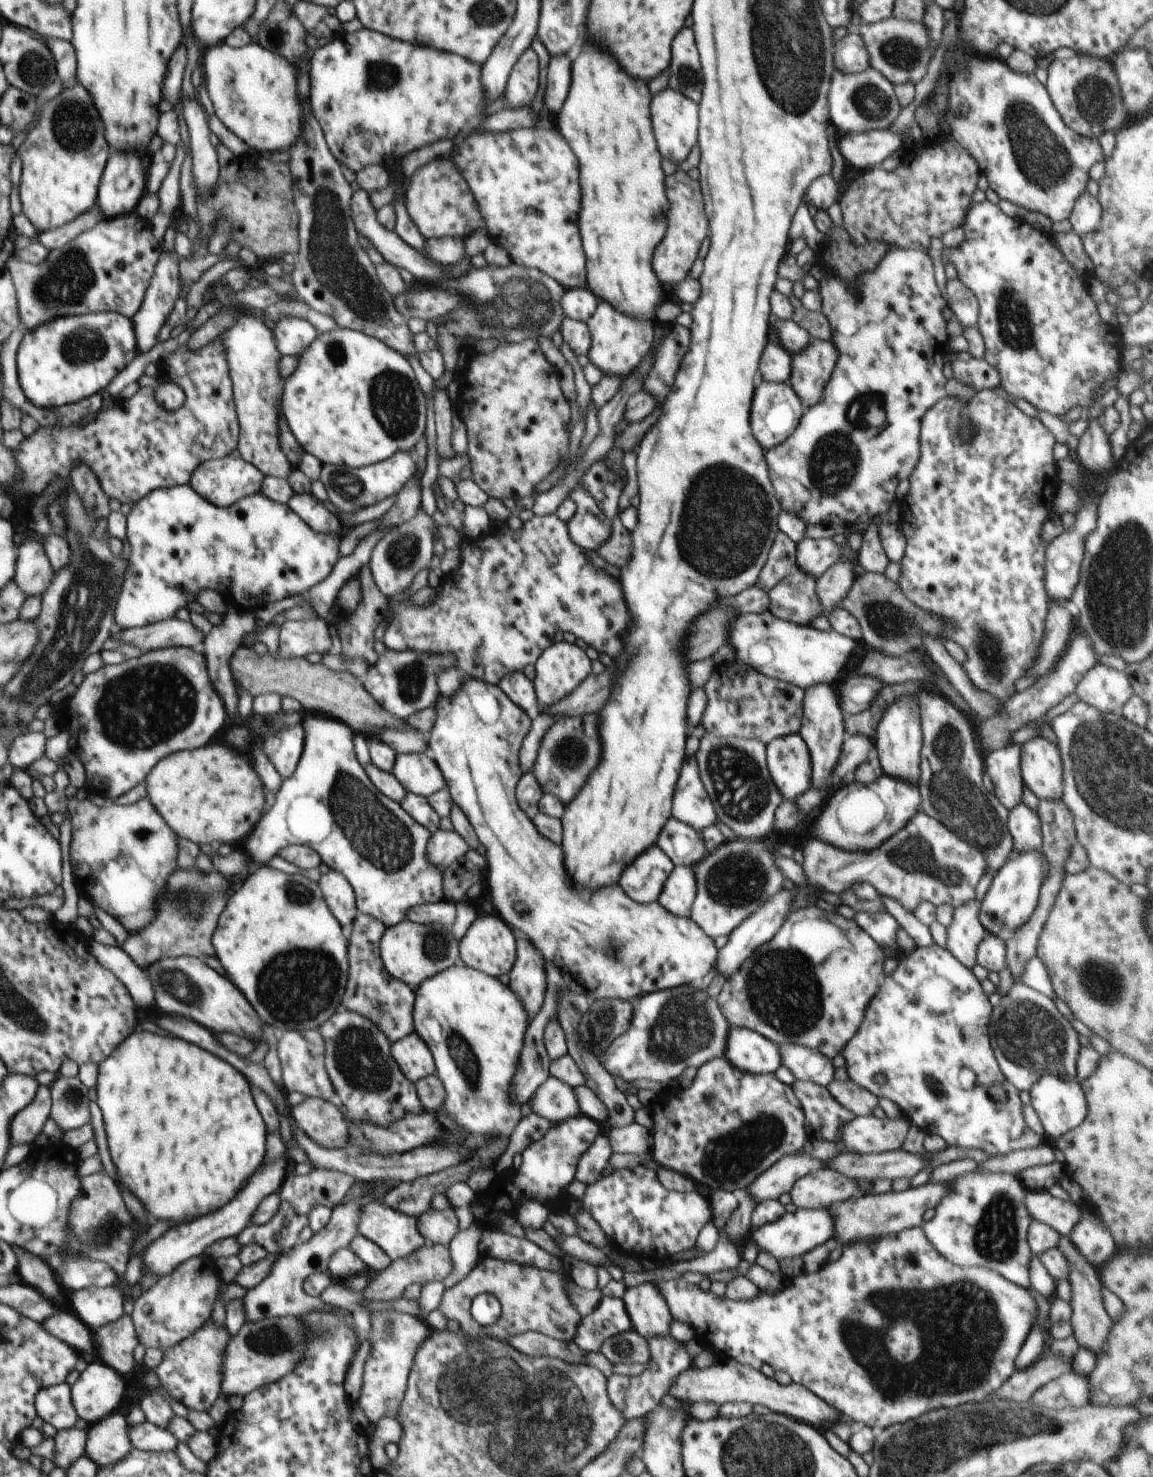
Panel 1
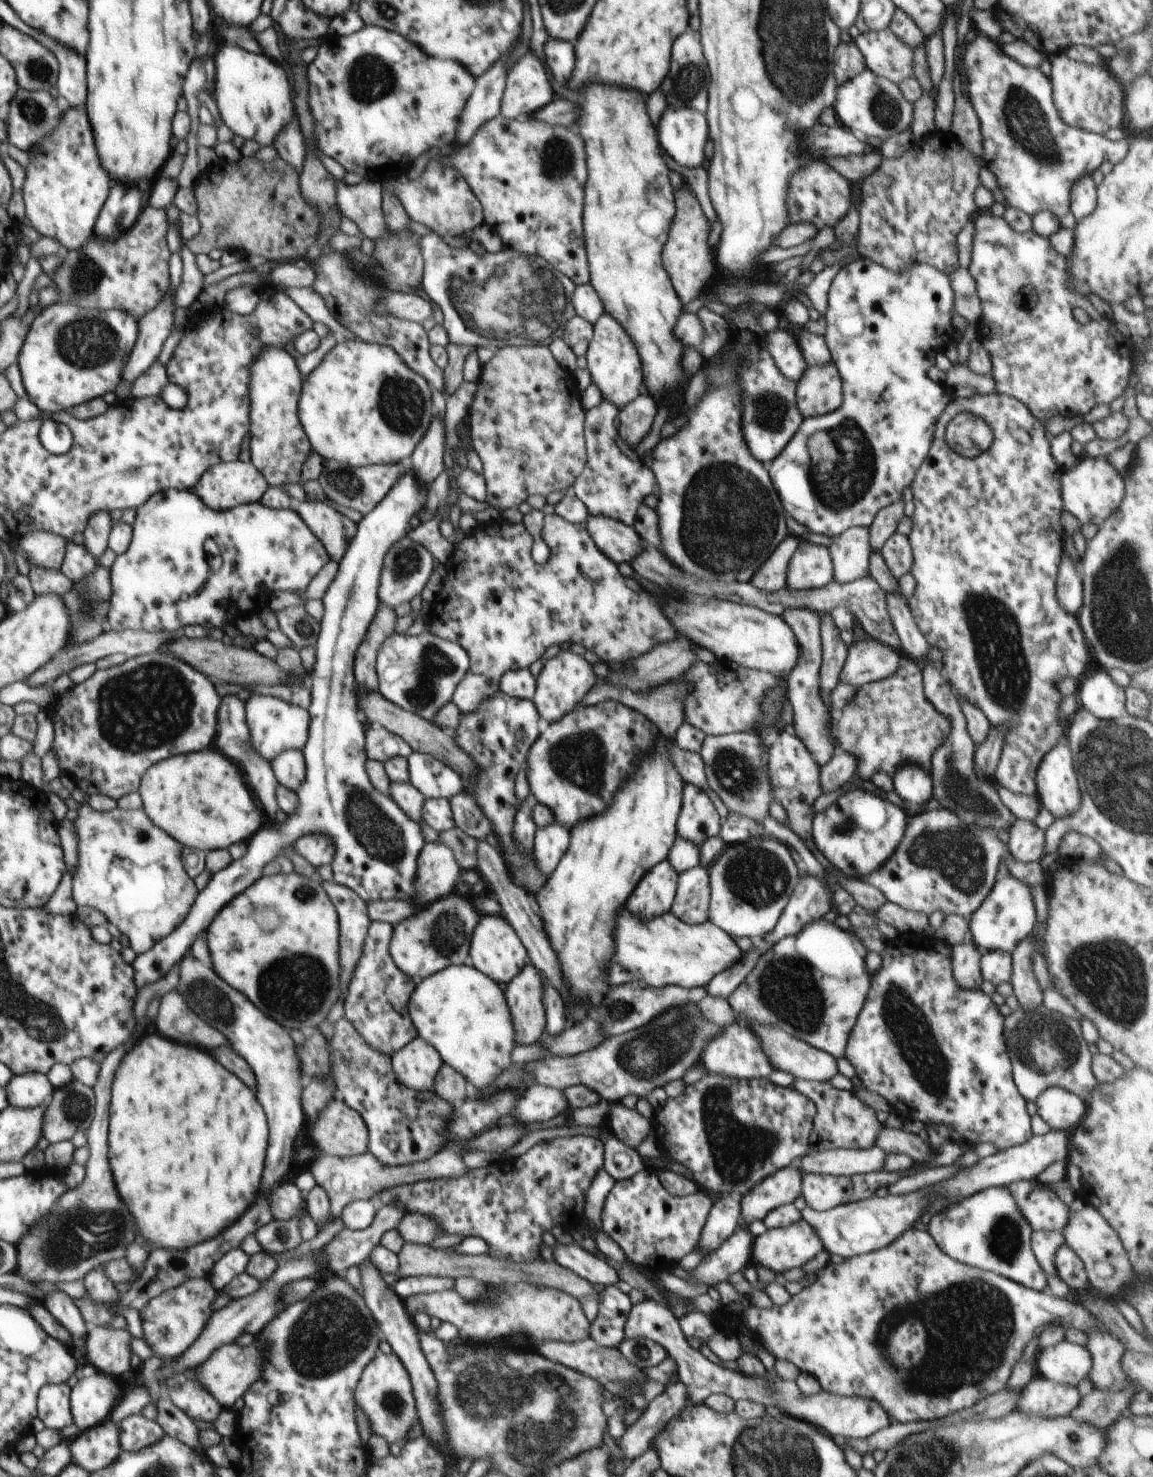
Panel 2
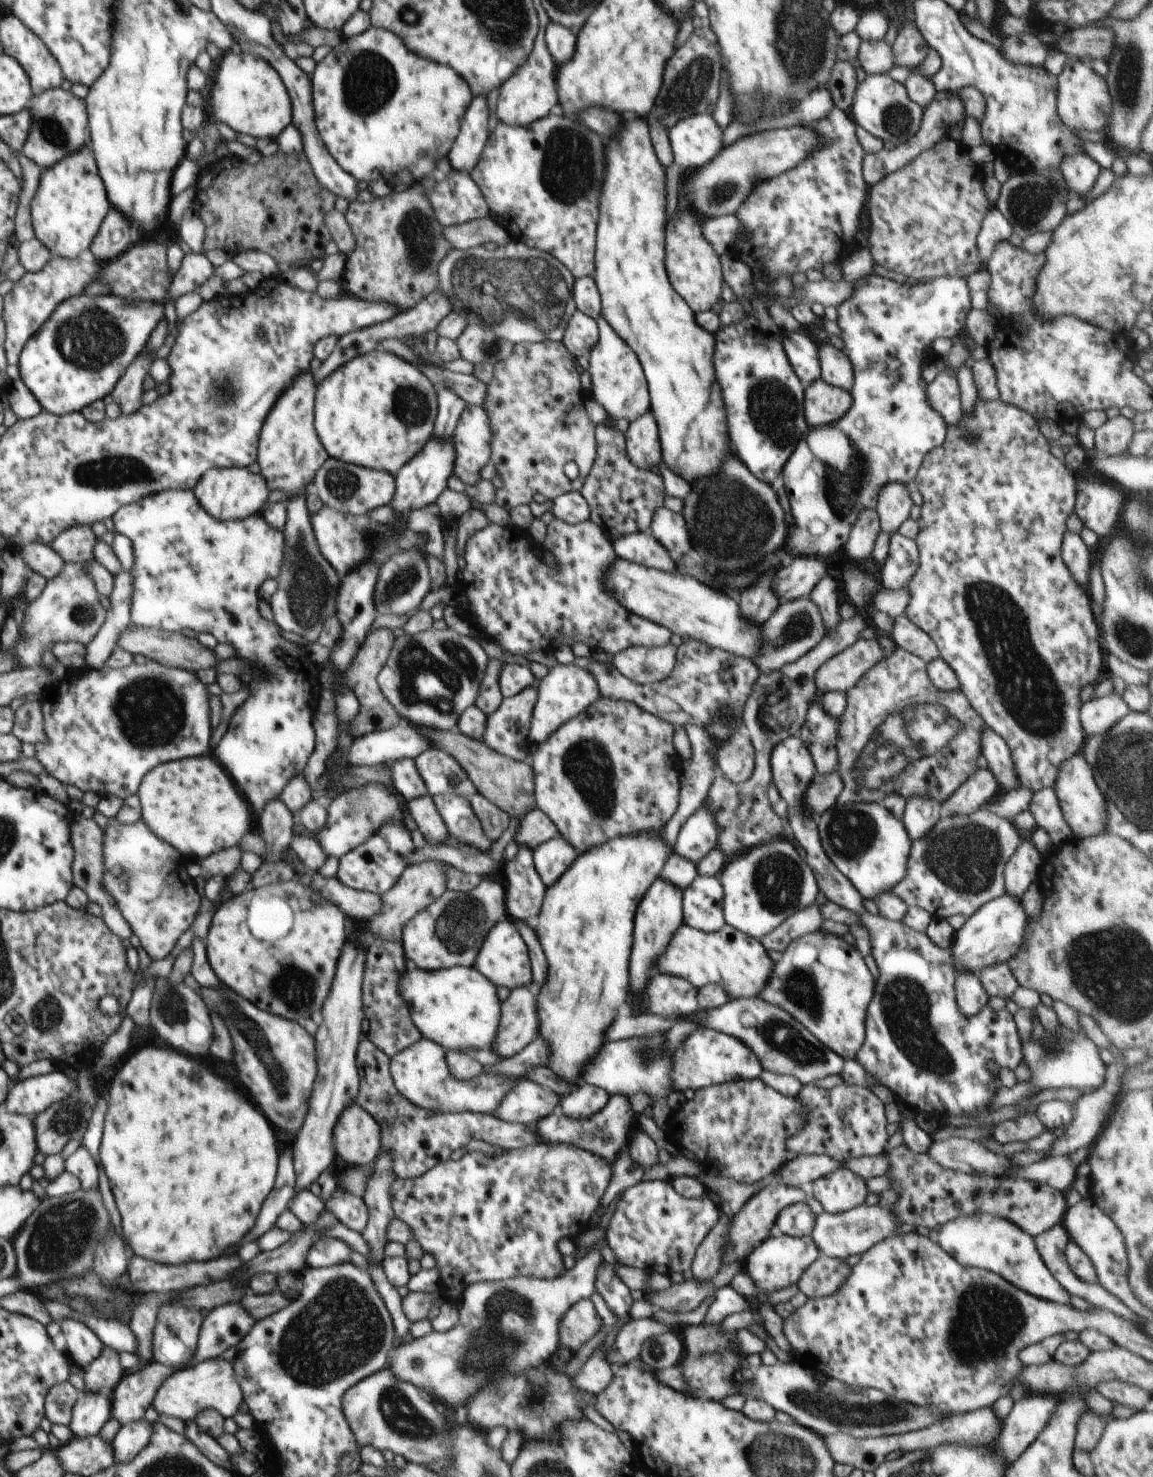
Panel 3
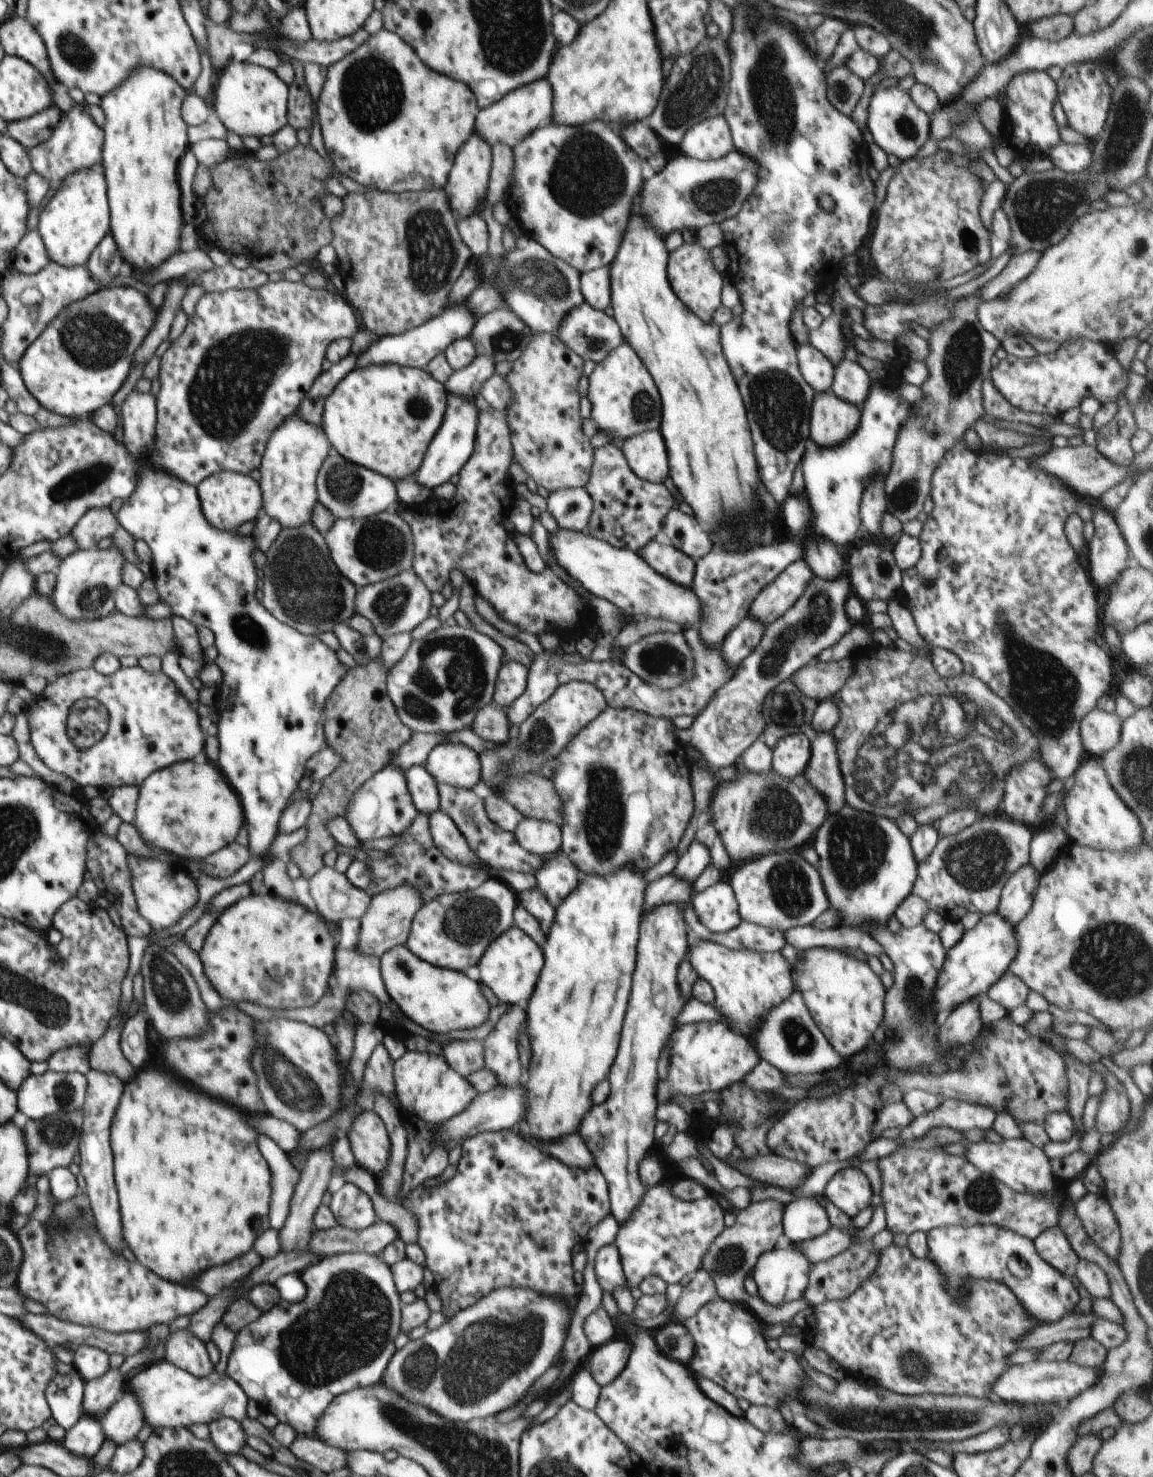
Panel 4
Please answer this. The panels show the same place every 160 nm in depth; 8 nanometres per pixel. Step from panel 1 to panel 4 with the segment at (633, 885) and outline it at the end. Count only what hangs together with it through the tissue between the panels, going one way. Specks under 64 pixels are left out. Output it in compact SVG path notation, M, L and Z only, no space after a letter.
M670 903L655 908L642 918L632 994L620 1034L616 1062L608 1074L612 1094L604 1104L594 1106L594 1110L586 1114L580 1128L580 1136L588 1142L588 1148L596 1156L598 1168L607 1180L611 1215L620 1225L631 1217L645 1195L646 1187L639 1177L639 1164L654 1146L658 1108L656 1086L659 1085L656 1066L665 1043L677 1026L677 1017L689 1001L681 993L677 981L680 963L689 950L682 908L682 904Z

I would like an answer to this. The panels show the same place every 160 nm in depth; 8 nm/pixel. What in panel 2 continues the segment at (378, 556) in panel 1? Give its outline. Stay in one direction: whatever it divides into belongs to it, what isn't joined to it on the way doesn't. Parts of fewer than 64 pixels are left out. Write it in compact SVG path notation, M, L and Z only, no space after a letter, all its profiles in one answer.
M410 536L404 537L395 545L392 545L383 561L383 569L379 578L378 596L380 602L393 609L404 603L412 602L414 596L420 595L422 590L424 590L424 586L428 584L428 578L435 570L433 556L424 546L418 544Z

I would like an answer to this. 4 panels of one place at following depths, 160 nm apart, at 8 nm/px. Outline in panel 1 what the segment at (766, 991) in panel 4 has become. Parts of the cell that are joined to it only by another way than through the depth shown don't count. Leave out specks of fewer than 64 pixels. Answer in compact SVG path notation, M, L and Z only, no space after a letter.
M465 679L454 695L440 696L434 708L437 710L437 719L428 732L428 752L444 775L454 804L464 812L476 831L480 844L486 848L485 874L491 905L508 926L531 941L544 959L547 974L544 1002L539 1013L530 1019L518 1066L509 1086L510 1102L521 1107L531 1100L539 1086L551 1076L549 1068L552 1060L547 1053L543 1034L547 1022L557 1019L557 994L561 985L575 993L592 996L590 1001L603 998L636 999L656 991L697 984L715 968L719 950L714 945L714 939L690 917L673 915L658 901L637 903L619 884L604 887L594 893L572 886L564 866L561 845L556 846L544 838L518 806L516 787L523 775L518 752L522 740L530 732L533 718L512 702L498 685Z

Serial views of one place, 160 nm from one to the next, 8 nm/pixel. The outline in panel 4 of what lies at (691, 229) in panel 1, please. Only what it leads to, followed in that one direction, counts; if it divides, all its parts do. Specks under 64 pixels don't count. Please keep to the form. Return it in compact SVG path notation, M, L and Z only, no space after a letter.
M698 242L694 244L684 243L682 247L669 253L667 262L667 275L670 286L676 296L690 309L700 320L710 322L714 312L721 304L721 290L724 277L714 266L711 254L702 248Z

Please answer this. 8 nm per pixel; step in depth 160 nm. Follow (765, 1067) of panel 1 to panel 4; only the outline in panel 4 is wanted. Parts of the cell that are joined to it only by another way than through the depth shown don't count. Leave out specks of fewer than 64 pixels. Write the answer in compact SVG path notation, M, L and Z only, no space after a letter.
M697 1022L676 1027L667 1042L670 1068L667 1079L659 1080L658 1102L674 1101L677 1094L697 1097L726 1090L740 1083L760 1061L758 1052L746 1037L721 1022Z

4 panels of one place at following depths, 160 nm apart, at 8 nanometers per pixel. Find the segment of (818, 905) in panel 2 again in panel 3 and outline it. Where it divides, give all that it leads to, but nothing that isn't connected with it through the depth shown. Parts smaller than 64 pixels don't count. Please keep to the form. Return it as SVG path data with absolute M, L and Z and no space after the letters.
M814 904L806 910L794 913L766 936L760 937L759 941L766 950L785 951L793 940L819 930L824 921L819 908L820 906Z

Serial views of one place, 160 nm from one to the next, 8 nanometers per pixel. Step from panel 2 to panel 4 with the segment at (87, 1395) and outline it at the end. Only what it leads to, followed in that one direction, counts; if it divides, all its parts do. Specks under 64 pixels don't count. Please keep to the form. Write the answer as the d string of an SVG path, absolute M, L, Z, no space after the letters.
M83 1414L61 1442L73 1455L92 1459L105 1440L99 1418Z

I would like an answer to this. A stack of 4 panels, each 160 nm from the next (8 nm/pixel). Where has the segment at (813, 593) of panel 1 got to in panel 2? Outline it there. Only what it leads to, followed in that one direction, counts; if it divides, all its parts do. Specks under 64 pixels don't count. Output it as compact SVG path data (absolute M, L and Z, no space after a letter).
M788 609L782 618L794 631L799 644L799 657L794 669L787 678L787 700L793 708L791 731L804 743L808 752L821 767L837 751L835 736L832 734L833 715L821 695L820 669L823 661L823 648L820 636L820 614L808 609Z

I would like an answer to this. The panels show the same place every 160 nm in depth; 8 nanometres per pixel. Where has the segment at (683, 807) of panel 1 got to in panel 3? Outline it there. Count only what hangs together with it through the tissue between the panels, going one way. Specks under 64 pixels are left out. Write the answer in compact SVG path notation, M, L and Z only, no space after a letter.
M704 804L682 825L673 852L697 866L717 846L717 838L714 816Z

